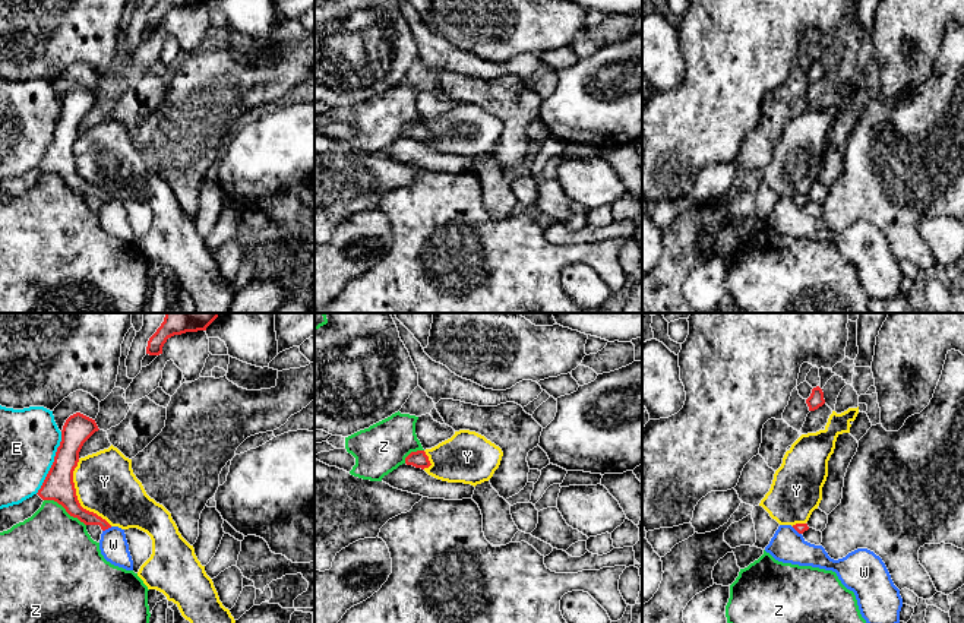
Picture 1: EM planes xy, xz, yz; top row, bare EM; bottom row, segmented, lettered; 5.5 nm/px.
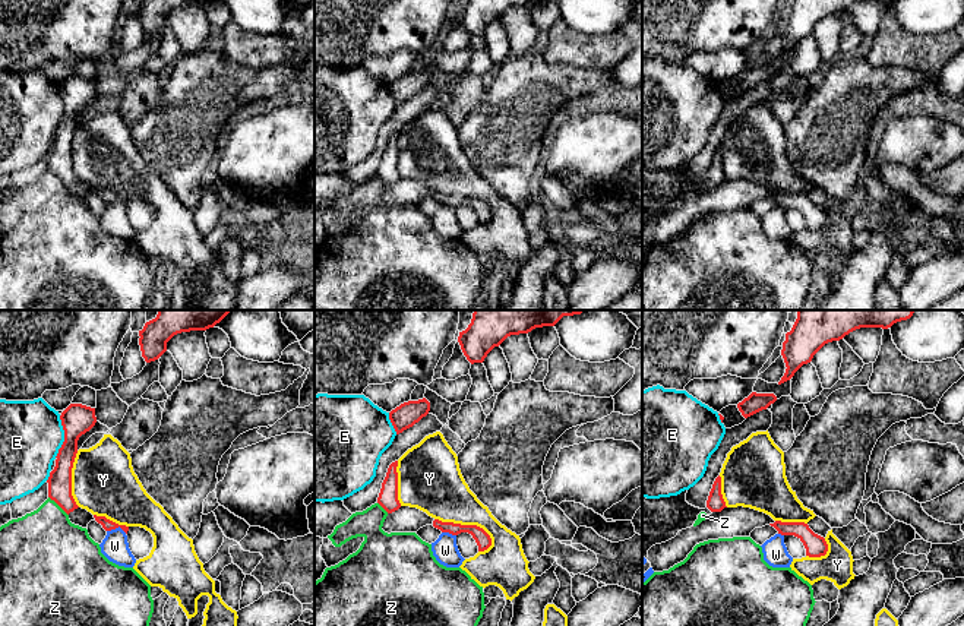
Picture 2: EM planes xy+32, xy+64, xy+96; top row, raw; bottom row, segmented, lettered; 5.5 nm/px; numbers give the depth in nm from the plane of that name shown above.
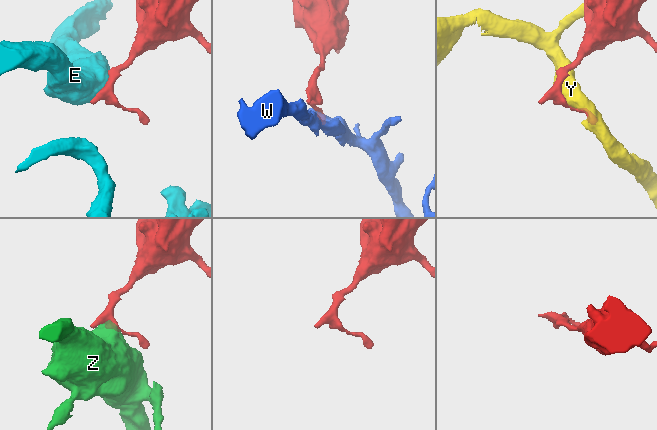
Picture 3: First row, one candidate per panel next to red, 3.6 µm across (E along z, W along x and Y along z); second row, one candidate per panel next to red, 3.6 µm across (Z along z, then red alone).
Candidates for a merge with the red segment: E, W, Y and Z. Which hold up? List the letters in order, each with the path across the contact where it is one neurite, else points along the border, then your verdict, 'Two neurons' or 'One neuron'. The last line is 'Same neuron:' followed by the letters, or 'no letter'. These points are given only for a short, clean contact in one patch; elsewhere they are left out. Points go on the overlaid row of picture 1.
E: Two neurons
W: Boundary: xy (111, 527), (103, 531). Two neurons
Y: Two neurons
Z: Boundary: xy (44, 499), (53, 499), (85, 525). Two neurons
Same neuron: no letter

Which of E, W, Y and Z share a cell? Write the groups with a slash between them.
E / W / Y / Z

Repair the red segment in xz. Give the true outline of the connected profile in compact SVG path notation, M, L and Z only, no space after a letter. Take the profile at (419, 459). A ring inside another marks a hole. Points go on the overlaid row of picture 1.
M424 450L411 452L405 458L405 464L421 469L429 468L432 465Z

